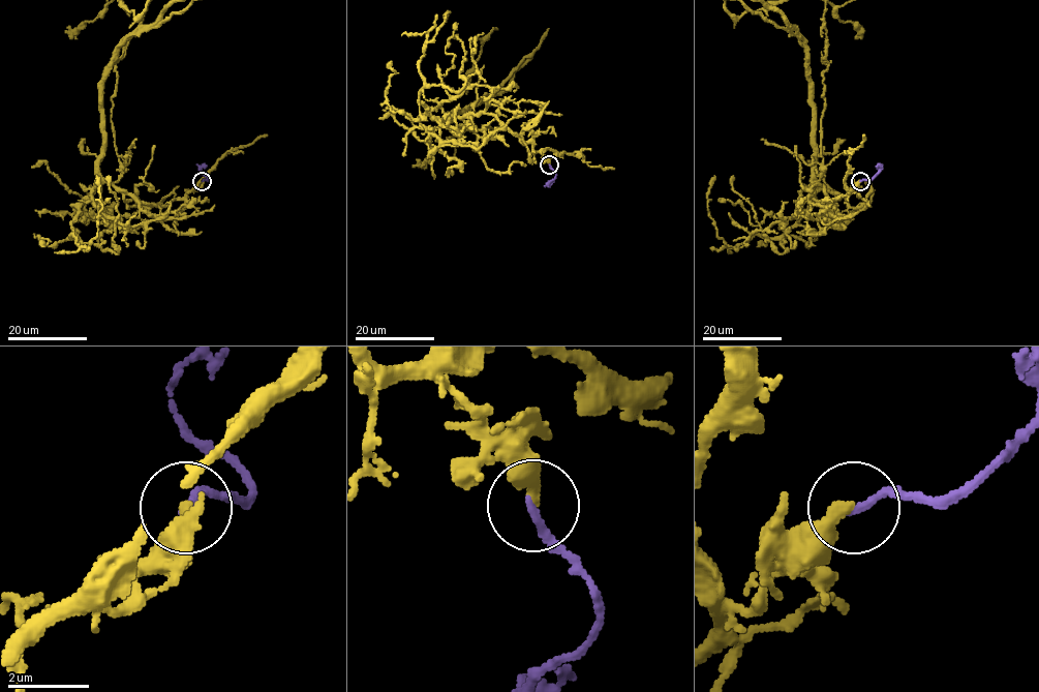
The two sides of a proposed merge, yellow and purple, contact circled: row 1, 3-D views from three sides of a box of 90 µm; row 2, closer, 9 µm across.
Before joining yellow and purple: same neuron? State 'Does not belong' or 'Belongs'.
Does not belong

